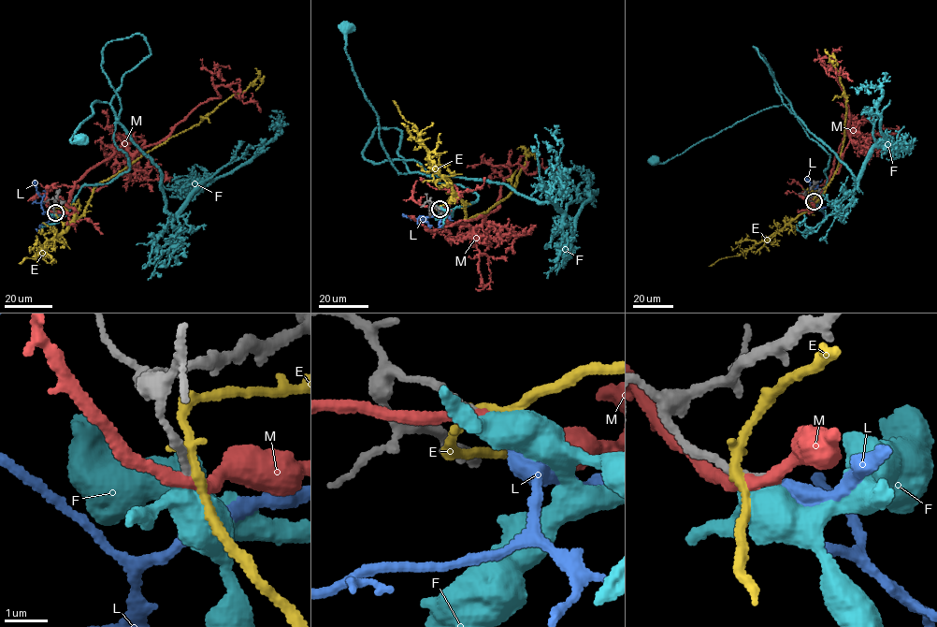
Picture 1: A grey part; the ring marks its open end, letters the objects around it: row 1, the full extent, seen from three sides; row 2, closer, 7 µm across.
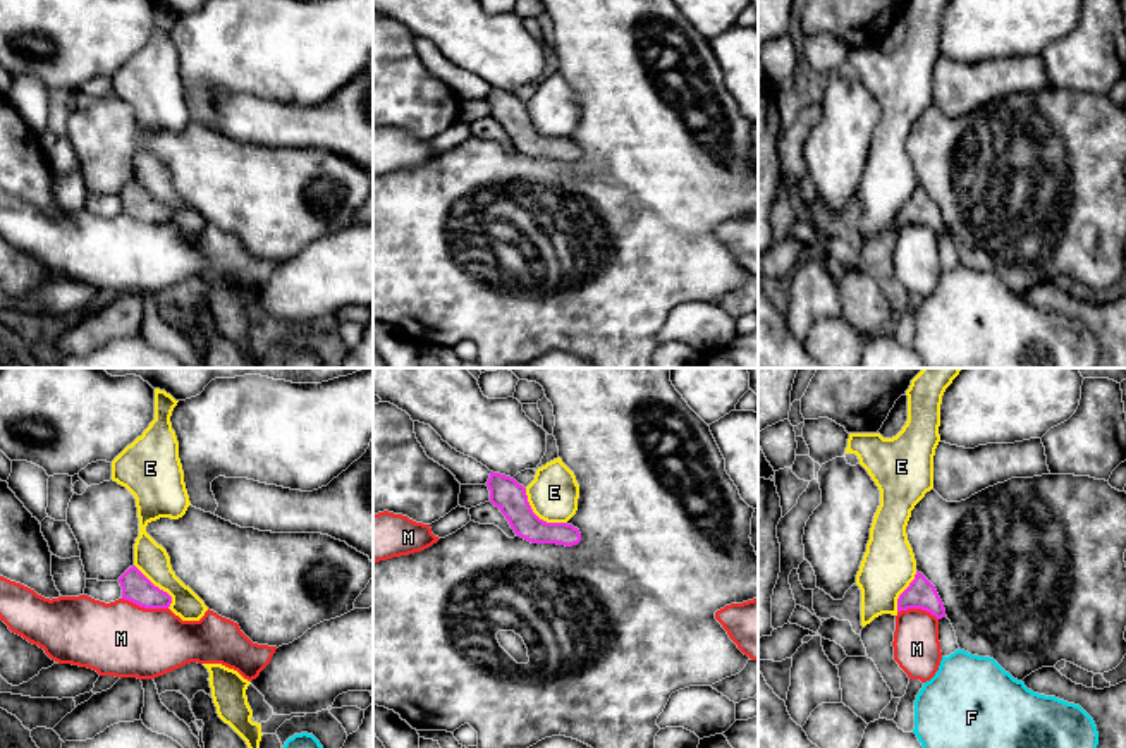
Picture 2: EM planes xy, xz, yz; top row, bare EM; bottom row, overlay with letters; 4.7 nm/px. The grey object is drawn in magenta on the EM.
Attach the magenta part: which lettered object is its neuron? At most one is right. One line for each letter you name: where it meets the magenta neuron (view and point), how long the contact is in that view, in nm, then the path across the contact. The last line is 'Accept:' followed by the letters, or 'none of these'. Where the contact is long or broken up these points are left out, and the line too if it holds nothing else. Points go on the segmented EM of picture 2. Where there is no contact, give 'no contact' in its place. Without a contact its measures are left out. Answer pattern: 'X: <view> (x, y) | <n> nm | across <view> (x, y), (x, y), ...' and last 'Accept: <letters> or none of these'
L: no contact
Accept: L

